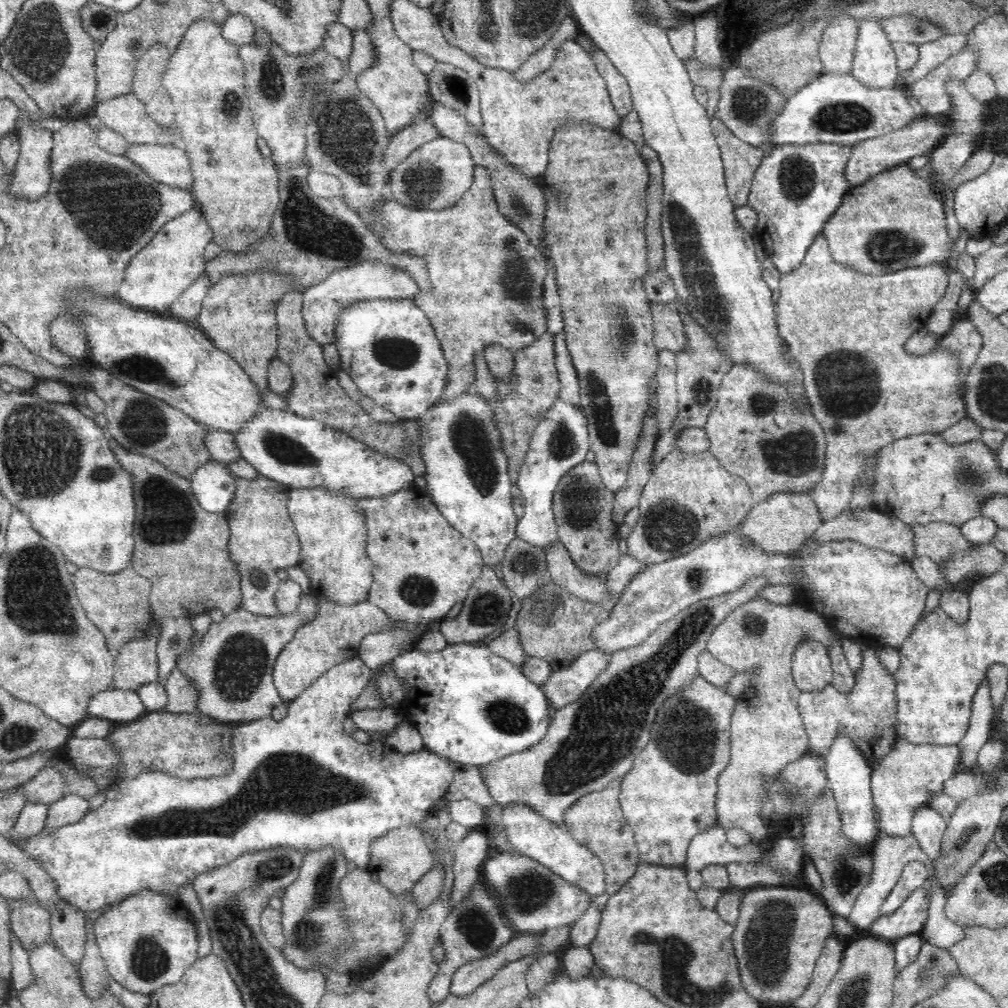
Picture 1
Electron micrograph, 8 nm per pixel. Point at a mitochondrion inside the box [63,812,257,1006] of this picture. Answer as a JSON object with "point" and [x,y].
{"point":[149,961]}

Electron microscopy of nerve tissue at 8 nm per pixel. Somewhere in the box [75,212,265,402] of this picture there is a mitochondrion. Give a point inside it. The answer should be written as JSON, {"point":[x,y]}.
{"point":[149,370]}

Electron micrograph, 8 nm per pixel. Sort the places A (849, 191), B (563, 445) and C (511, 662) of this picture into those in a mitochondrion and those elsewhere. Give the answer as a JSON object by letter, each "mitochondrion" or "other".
{"A":"other","B":"mitochondrion","C":"other"}

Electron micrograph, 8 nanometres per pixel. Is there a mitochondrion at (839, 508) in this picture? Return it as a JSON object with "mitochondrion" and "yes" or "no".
{"mitochondrion":"no"}

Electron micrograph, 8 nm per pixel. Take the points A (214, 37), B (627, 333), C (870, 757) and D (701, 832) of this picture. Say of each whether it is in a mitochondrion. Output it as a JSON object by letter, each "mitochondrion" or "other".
{"A":"other","B":"mitochondrion","C":"other","D":"other"}

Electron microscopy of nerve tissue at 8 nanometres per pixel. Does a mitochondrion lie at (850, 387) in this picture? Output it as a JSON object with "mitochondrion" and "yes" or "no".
{"mitochondrion":"yes"}

